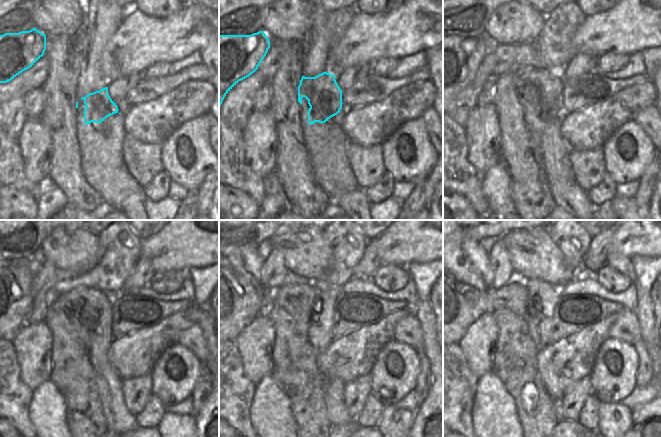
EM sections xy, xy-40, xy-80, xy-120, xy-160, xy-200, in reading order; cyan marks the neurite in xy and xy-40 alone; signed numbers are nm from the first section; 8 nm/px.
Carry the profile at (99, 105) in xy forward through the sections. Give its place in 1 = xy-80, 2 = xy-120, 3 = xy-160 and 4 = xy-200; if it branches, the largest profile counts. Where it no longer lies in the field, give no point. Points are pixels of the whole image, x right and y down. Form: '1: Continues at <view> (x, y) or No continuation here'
1: Continues at xy-80 (543, 86)
2: Continues at xy-120 (91, 307)
3: Continues at xy-160 (303, 302)
4: Continues at xy-200 (463, 304).

